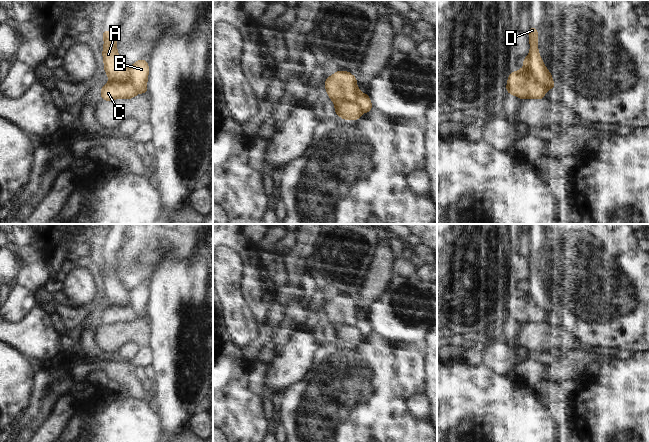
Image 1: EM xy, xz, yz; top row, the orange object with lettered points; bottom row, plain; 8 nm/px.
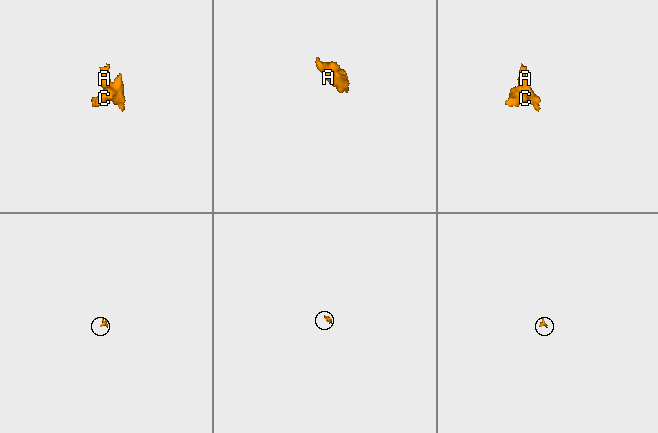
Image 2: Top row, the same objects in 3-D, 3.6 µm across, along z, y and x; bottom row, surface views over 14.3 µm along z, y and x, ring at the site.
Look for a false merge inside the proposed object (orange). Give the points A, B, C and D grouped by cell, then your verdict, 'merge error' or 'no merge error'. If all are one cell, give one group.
A B D / C; merge error

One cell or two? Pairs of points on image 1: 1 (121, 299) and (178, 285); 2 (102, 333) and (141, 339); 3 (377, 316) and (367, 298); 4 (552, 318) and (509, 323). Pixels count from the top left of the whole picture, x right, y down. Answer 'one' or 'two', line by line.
1: two
2: one
3: two
4: two

